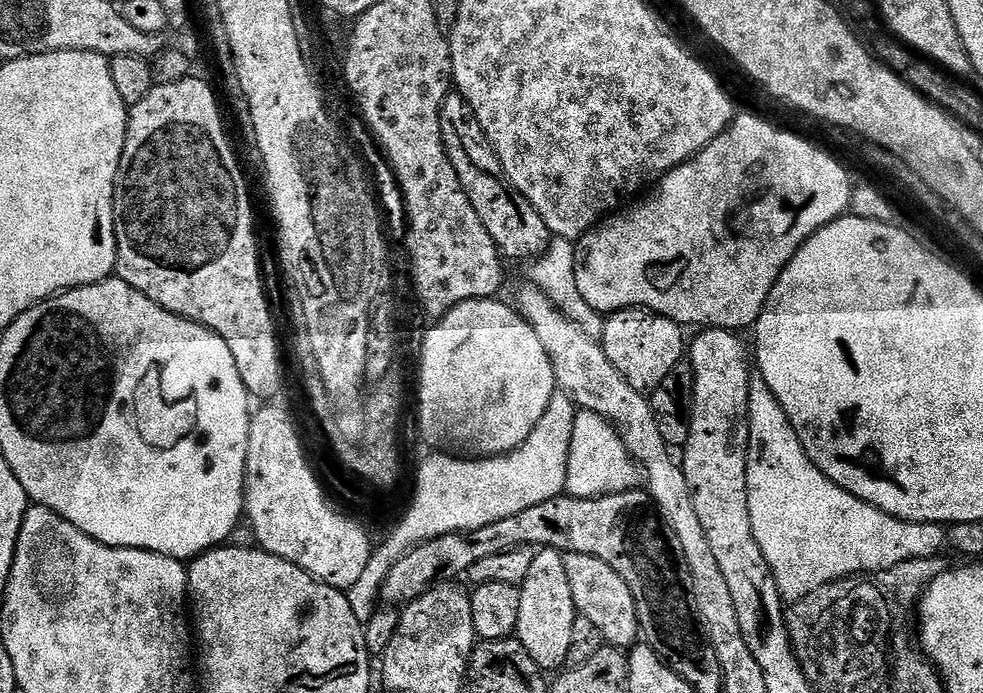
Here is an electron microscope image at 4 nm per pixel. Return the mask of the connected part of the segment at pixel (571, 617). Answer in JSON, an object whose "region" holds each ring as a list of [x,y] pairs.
{"region":[[[541,548],[530,565],[527,576],[519,585],[521,602],[514,636],[545,673],[563,669],[567,665],[574,622],[578,615],[574,606],[574,594],[570,594],[570,582],[566,579],[564,553],[554,548]]]}

